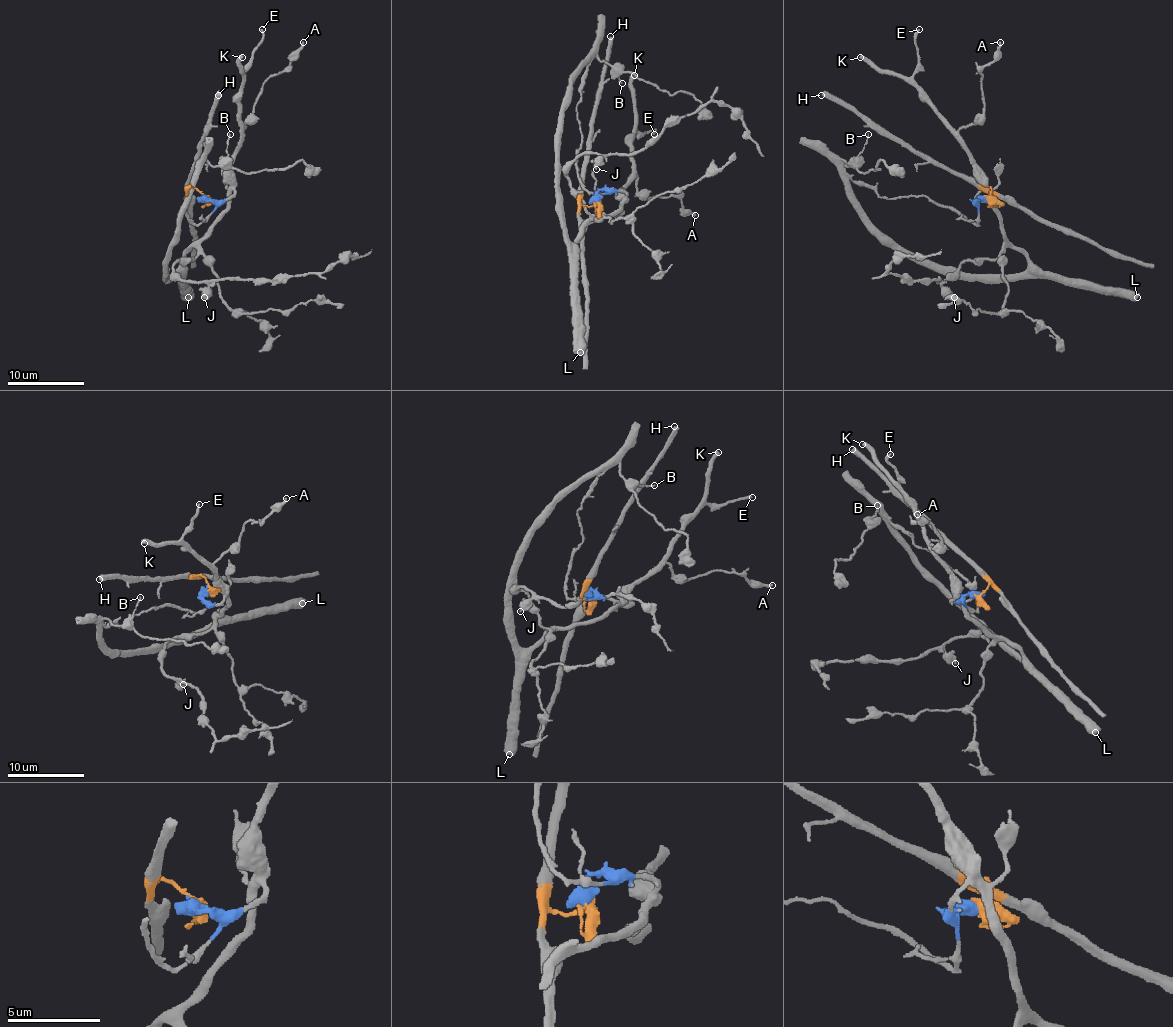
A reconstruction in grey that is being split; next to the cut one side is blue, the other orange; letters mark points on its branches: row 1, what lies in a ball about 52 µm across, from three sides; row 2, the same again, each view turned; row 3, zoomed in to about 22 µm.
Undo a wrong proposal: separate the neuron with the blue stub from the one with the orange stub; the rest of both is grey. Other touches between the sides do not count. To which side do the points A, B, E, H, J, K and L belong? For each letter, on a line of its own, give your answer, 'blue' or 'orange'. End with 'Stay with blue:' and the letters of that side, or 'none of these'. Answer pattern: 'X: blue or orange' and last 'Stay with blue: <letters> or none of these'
A: blue
B: blue
E: blue
H: orange
J: blue
K: blue
L: blue
Stay with blue: A, B, E, J, K, L

